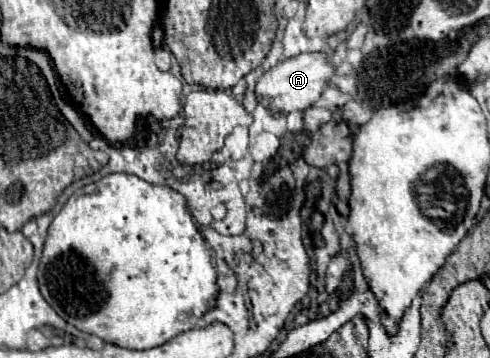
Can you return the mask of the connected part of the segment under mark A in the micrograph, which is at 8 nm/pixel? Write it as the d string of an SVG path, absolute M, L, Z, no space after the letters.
M310 52L310 54L300 54L294 58L288 58L280 64L276 64L272 70L268 70L256 84L256 94L258 96L268 96L272 98L270 110L274 114L288 114L292 110L306 110L312 106L322 90L328 86L334 70L330 66L330 60L320 54L320 52Z

